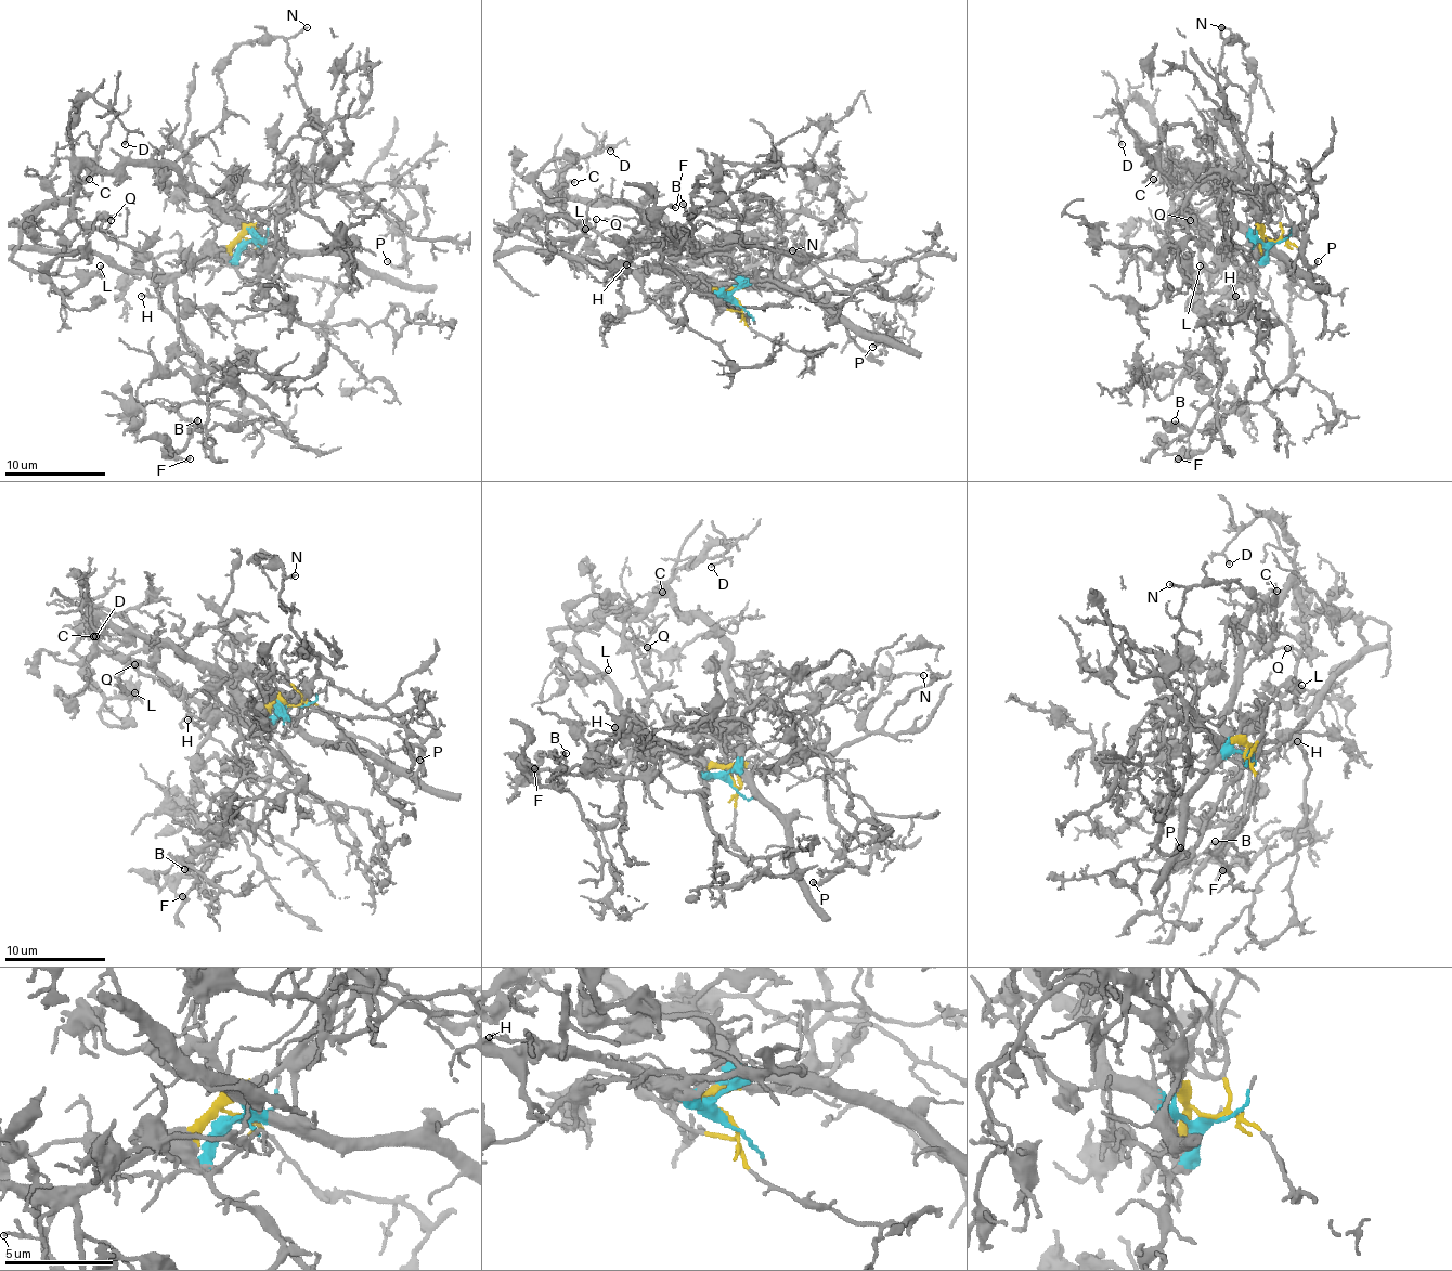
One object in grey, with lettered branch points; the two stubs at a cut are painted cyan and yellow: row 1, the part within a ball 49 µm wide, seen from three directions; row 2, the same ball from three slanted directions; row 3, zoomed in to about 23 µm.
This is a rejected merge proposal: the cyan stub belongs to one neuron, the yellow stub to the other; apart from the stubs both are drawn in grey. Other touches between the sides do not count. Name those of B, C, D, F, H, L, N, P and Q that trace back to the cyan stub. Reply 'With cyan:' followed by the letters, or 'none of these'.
With cyan: C, D, L, Q

